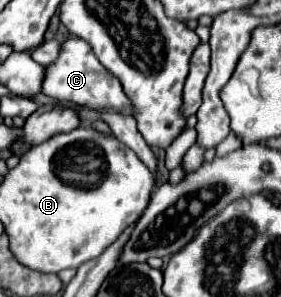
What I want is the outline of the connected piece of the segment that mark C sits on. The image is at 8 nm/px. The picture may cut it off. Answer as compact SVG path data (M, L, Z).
M68 38L62 44L58 60L46 68L46 78L42 84L42 92L46 96L52 96L60 102L72 102L80 108L90 108L94 112L104 112L104 110L116 110L122 116L134 116L134 106L130 98L126 98L122 84L118 78L114 78L94 56L92 48L88 42L80 38Z

